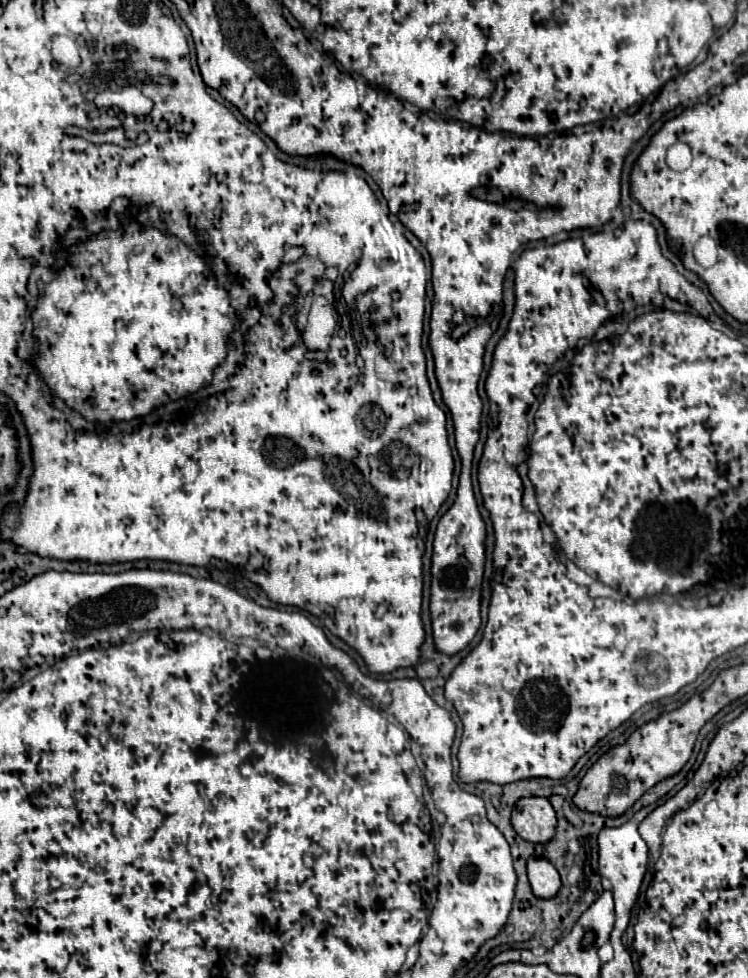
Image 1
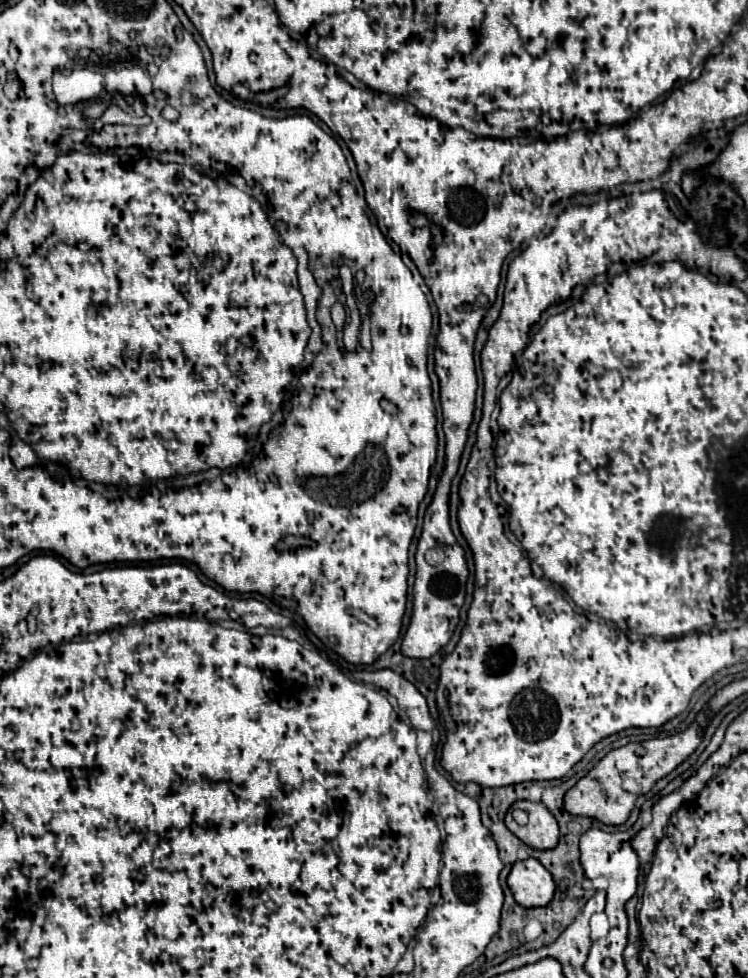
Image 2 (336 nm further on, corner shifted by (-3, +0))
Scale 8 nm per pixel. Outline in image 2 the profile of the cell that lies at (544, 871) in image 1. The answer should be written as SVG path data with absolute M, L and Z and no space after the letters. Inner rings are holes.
M536 859L514 863L508 875L508 887L516 903L526 909L548 905L556 889L550 871Z

